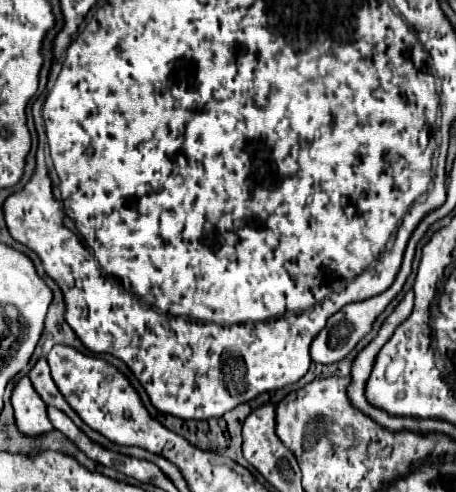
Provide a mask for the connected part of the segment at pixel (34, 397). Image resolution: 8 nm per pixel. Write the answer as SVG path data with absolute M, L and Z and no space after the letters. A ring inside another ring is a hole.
M25 375L15 383L13 397L11 397L13 409L15 409L15 423L21 433L25 435L41 435L53 429L47 407L41 403L41 397L37 395L31 379Z

